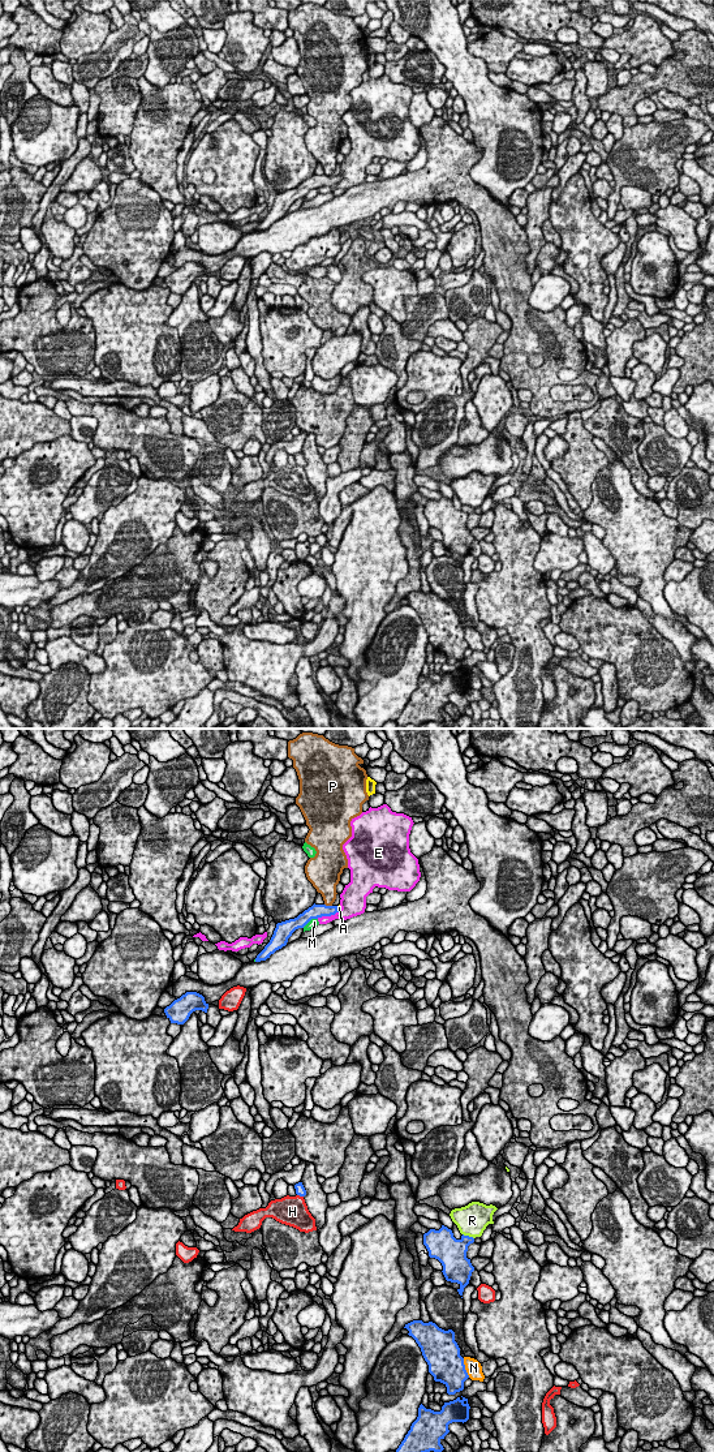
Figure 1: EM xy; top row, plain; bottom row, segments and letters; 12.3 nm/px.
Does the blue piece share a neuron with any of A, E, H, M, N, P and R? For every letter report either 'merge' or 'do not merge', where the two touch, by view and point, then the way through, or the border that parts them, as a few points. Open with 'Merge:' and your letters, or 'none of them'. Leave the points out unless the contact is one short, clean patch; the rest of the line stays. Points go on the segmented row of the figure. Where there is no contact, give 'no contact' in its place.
Merge: A
A: merge | xy (338, 909) | across xy (318, 910), (338, 909), (339, 907)
E: do not merge | xy (328, 915)
H: do not merge | xy (300, 1195)
M: do not merge | xy (309, 920)
N: do not merge | xy (464, 1367)
P: do not merge | xy (328, 906)
R: do not merge | xy (468, 1236)

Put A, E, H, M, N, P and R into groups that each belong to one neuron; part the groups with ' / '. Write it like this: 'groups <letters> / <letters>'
groups A / E / H / M / N / P / R

